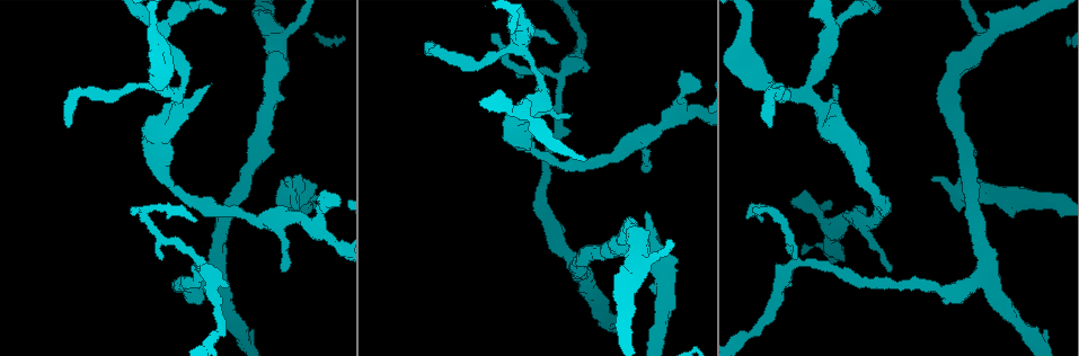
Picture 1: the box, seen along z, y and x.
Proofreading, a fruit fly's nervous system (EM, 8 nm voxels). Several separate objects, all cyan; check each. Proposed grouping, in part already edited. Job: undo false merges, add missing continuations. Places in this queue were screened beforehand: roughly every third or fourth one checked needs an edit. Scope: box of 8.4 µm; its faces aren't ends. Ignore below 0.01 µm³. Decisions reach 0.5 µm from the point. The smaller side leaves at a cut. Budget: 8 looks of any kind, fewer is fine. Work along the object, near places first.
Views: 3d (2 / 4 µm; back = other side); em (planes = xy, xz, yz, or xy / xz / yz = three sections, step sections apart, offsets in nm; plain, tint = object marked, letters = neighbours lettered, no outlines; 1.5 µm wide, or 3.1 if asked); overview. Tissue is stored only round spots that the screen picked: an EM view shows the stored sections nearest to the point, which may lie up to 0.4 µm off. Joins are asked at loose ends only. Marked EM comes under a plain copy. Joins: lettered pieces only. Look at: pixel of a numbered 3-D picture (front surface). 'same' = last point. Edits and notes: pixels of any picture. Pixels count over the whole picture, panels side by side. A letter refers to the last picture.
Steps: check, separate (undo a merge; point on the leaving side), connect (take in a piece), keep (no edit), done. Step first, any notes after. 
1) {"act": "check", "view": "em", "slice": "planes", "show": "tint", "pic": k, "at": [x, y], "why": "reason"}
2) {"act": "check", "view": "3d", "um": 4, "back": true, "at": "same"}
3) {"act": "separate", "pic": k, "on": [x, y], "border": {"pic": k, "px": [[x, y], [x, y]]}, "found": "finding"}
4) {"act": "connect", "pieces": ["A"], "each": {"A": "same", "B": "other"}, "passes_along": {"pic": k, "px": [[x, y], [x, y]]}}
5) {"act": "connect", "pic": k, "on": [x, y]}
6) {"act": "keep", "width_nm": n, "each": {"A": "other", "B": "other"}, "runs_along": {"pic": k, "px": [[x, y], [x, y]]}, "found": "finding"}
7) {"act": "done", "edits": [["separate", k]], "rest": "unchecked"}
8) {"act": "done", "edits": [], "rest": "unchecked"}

{"act": "check", "view": "em", "slice": "planes", "show": "letters", "pic": 1, "at": [562, 78]}

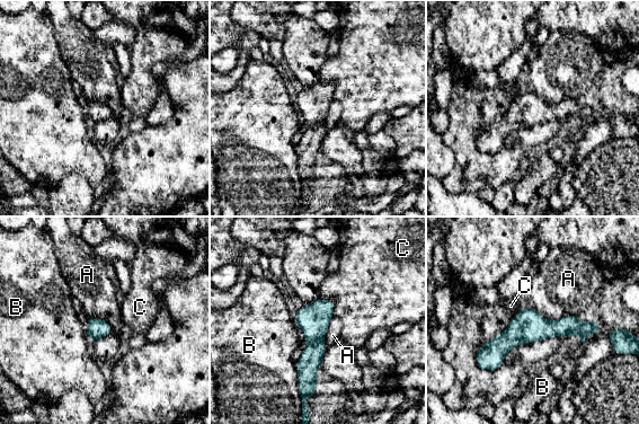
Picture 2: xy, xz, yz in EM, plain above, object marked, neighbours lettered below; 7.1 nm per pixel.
{"act": "keep", "width_nm": 140, "each": {"A": "other", "B": "other", "C": "other"}, "runs_along": {"pic": 2, "px": [[596, 328], [522, 328], [481, 364]]}, "found": "continuous, no second neuron"}

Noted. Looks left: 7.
{"act": "check", "view": "em", "slice": "xy", "step": 8, "show": "tint", "pic": 1, "at": [793, 200], "why": "free end"}

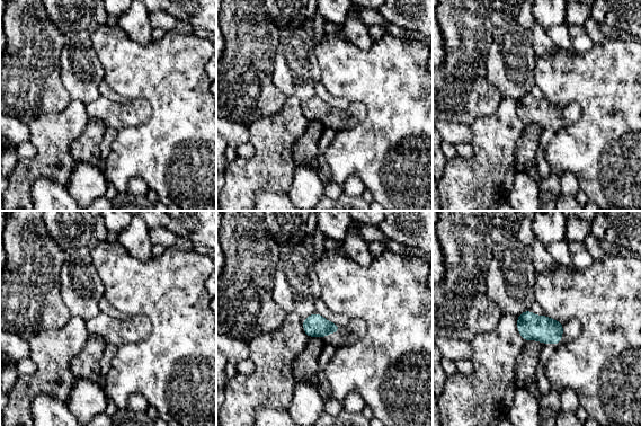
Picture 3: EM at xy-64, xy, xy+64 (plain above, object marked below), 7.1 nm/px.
{"act": "check", "view": "em", "slice": "xy", "step": 8, "show": "letters", "at": "same"}

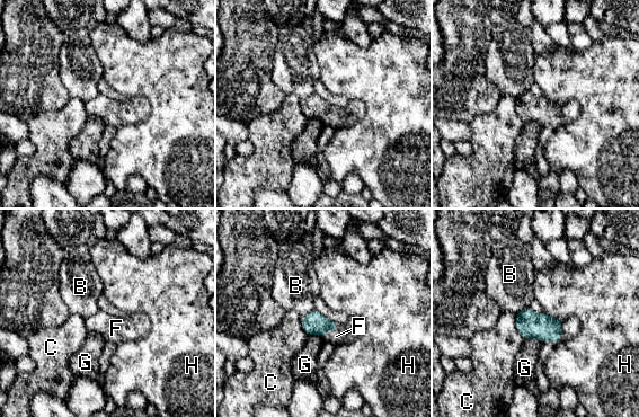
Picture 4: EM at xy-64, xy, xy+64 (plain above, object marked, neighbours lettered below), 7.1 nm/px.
{"act": "connect", "pieces": ["F"], "width_nm": 160, "each": {"B": "other", "C": "other", "F": "same", "G": "other", "H": "other"}, "passes_along": {"pic": 4, "px": [[313, 324], [329, 330], [336, 336]]}, "found": "it goes on there"}

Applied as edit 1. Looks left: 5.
{"act": "check", "view": "overview"}

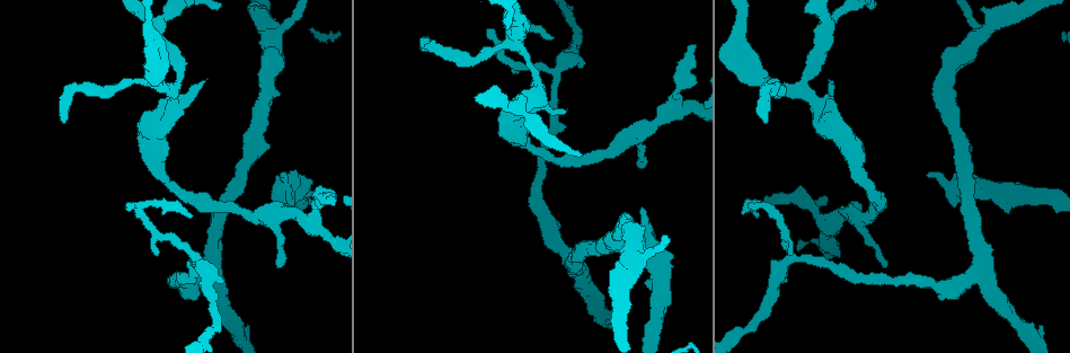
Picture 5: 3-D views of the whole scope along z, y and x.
{"act": "check", "view": "em", "slice": "xy", "step": 8, "show": "tint", "pic": 5, "at": [927, 176]}

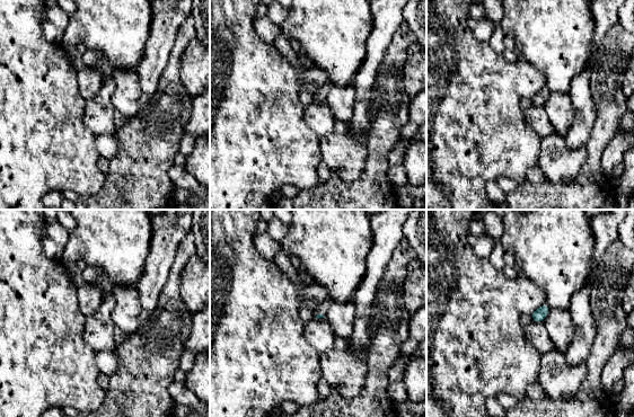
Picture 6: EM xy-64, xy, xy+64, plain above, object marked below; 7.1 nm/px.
{"act": "check", "view": "em", "slice": "planes", "show": "letters", "at": "same", "why": "cut it another way"}

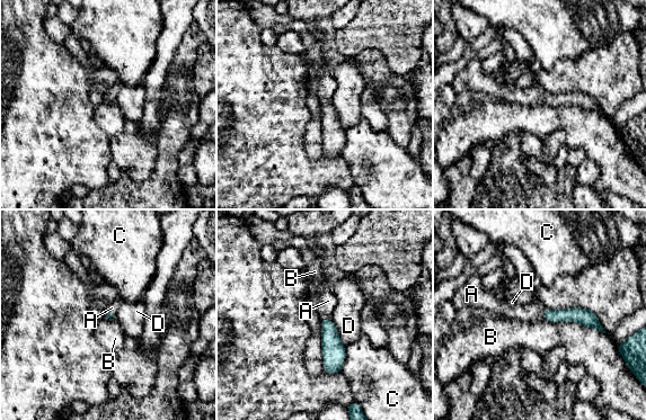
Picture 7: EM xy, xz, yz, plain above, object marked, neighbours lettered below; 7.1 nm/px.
{"act": "connect", "pieces": ["A"], "longest_contact_nm": ["B", 500], "each": {"A": "same", "B": "other", "C": "other", "D": "other"}, "found": "it goes on there"}

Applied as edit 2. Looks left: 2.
{"act": "done", "edits": [["connect", 4], ["connect", 7]], "rest": "unchecked"}

